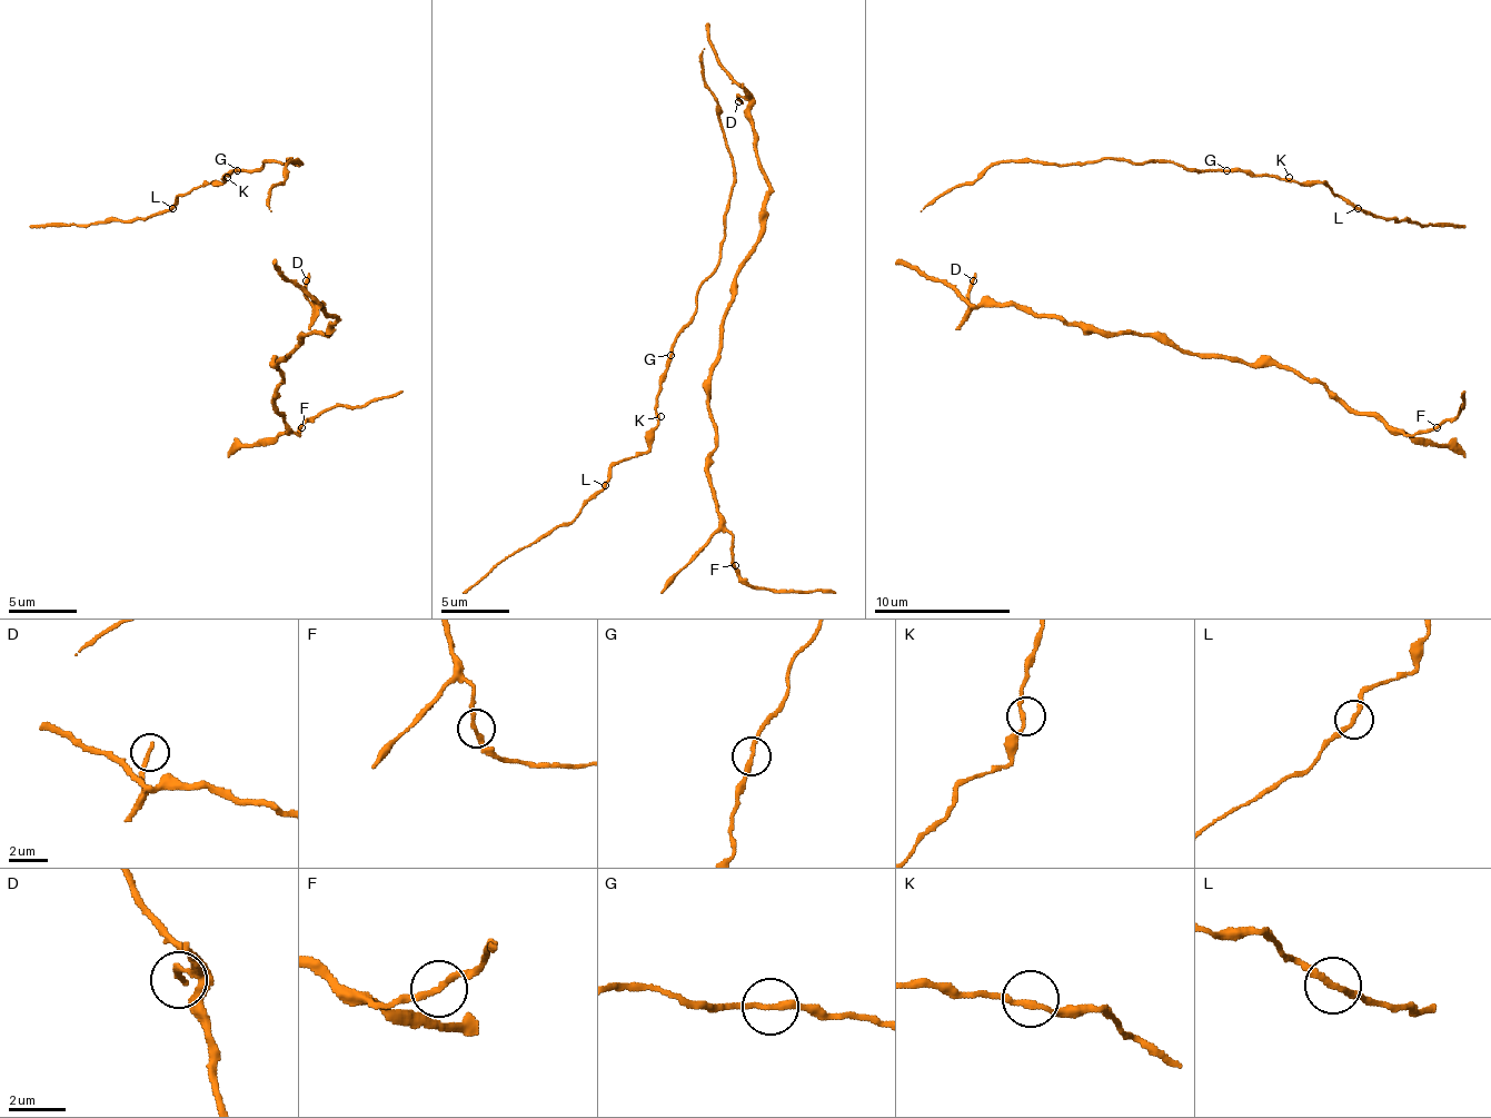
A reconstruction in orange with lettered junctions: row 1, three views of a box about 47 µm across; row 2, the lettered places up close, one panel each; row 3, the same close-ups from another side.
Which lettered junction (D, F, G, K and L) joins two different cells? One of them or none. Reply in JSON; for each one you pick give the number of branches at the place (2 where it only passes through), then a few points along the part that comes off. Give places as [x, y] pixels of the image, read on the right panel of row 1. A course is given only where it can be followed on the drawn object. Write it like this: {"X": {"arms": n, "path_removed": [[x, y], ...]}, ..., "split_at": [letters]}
{"split_at": []}

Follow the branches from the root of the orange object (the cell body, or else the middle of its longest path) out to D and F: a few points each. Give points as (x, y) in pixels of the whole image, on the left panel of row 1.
D: (275, 259), (278, 270), (289, 280), (302, 284), (316, 297), (312, 300), (306, 294), (306, 280)
F: (275, 259), (334, 318), (326, 332), (309, 332), (275, 366), (281, 373), (275, 404), (299, 435), (302, 427)

